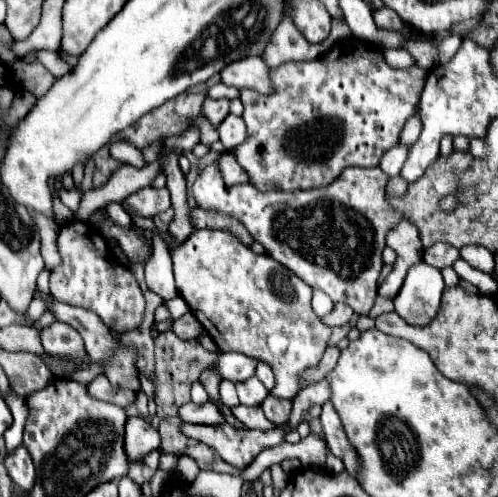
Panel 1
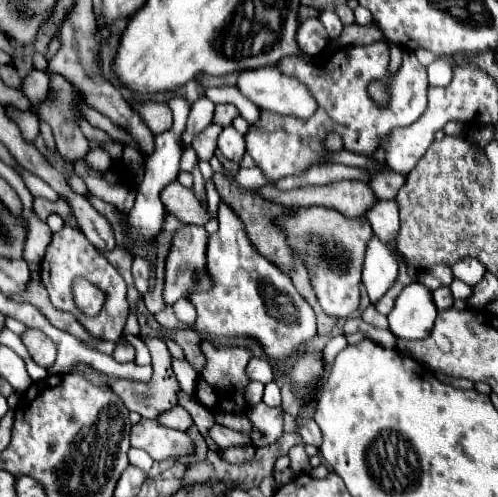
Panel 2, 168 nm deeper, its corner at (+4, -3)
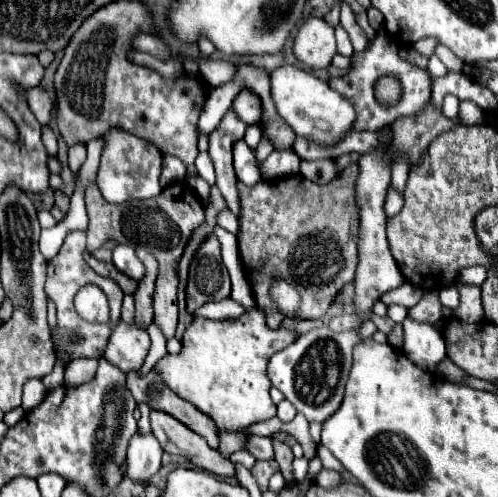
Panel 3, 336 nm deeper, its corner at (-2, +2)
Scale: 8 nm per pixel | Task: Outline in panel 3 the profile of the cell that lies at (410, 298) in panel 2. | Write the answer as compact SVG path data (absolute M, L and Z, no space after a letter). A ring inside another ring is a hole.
M410 318L404 320L404 354L410 360L426 370L434 372L436 366L446 358L446 346L442 334L434 324L418 324Z

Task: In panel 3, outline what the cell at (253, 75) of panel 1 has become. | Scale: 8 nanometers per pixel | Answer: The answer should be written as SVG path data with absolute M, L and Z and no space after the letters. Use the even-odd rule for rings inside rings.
M280 66L272 72L272 96L278 108L278 114L294 128L294 132L316 146L334 148L348 132L354 128L356 110L352 102L348 102L340 92L330 88L328 82L296 68L296 66Z

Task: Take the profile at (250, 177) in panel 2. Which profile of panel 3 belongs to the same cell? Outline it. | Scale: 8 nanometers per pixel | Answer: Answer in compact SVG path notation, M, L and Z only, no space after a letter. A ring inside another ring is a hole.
M272 152L260 164L260 174L264 180L292 176L292 174L298 174L298 164L300 164L300 158L296 152Z

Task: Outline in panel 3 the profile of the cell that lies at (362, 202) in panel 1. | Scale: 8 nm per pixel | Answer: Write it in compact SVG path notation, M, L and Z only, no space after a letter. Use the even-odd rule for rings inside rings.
M200 152L198 154L198 158L196 158L196 168L198 168L198 176L209 184L209 186L215 185L215 170L214 165L210 156L208 156L208 152Z

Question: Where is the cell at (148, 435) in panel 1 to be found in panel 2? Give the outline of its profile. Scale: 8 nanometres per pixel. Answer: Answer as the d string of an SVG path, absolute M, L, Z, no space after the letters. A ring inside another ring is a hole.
M140 419L140 423L132 425L130 443L132 447L144 449L154 461L186 455L192 449L192 441L184 431L162 427L154 419Z

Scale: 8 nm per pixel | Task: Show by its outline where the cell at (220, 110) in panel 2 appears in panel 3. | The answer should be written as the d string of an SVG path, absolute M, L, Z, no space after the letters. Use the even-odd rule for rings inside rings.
M242 90L234 104L232 104L234 112L238 112L238 116L246 122L246 124L256 124L260 122L260 98L250 92L250 90Z

